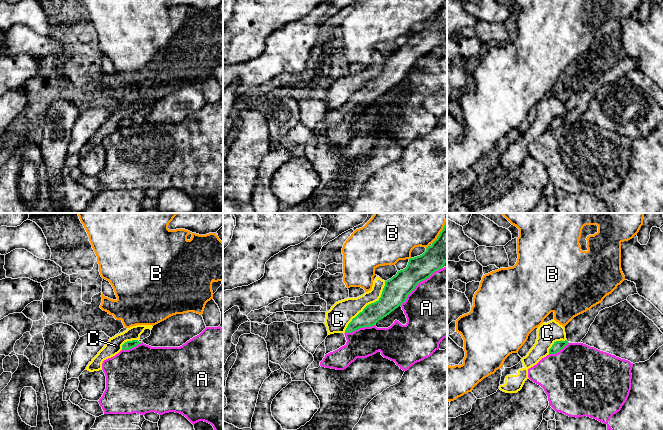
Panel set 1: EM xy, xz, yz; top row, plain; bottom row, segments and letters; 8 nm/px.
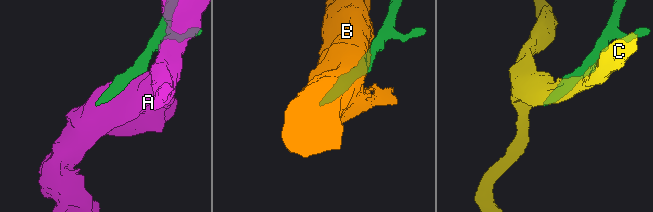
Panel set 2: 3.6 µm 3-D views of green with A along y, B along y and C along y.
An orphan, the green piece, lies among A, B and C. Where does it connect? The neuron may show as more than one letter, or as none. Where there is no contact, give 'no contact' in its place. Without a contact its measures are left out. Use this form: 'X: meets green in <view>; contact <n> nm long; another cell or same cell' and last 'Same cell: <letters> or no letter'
A: meets green in xz; contact 460 nm long; another cell
B: meets green in xz; contact 200 nm long; another cell
C: meets green in xz; contact 550 nm long; another cell
Same cell: no letter

